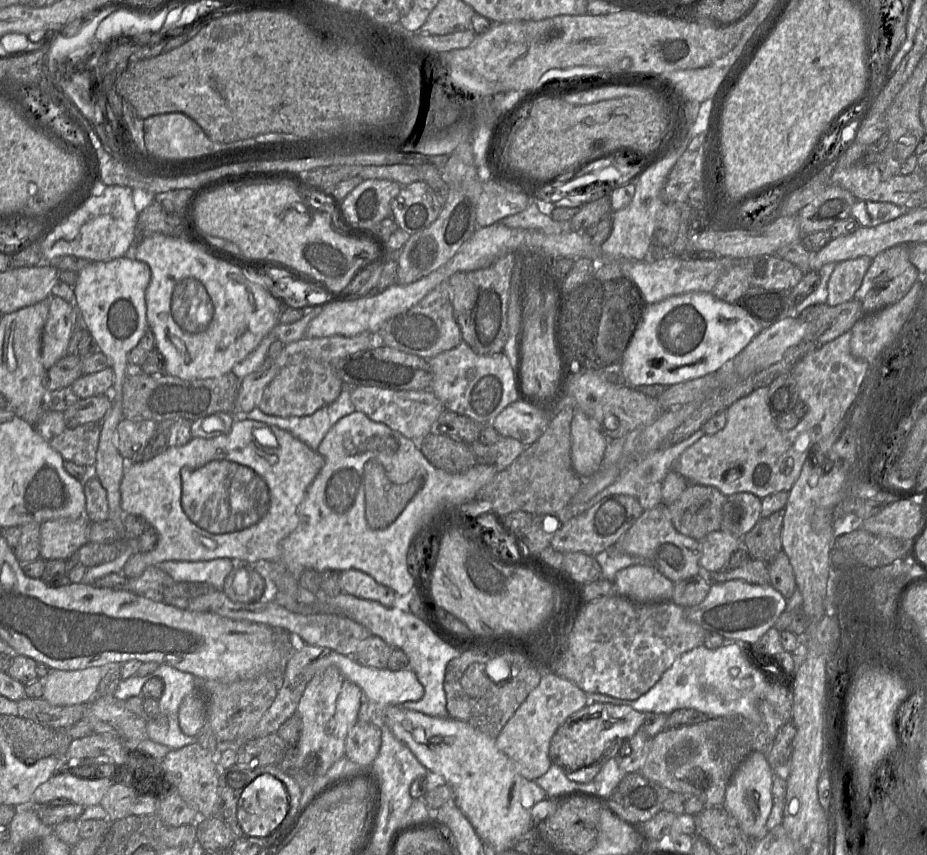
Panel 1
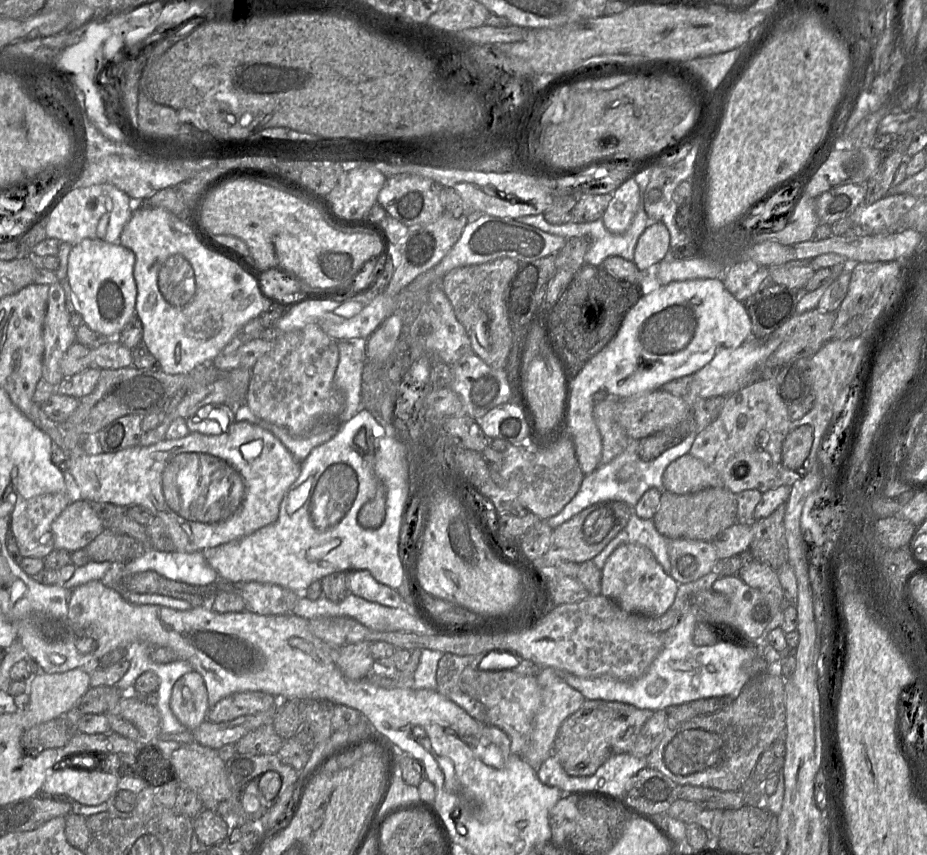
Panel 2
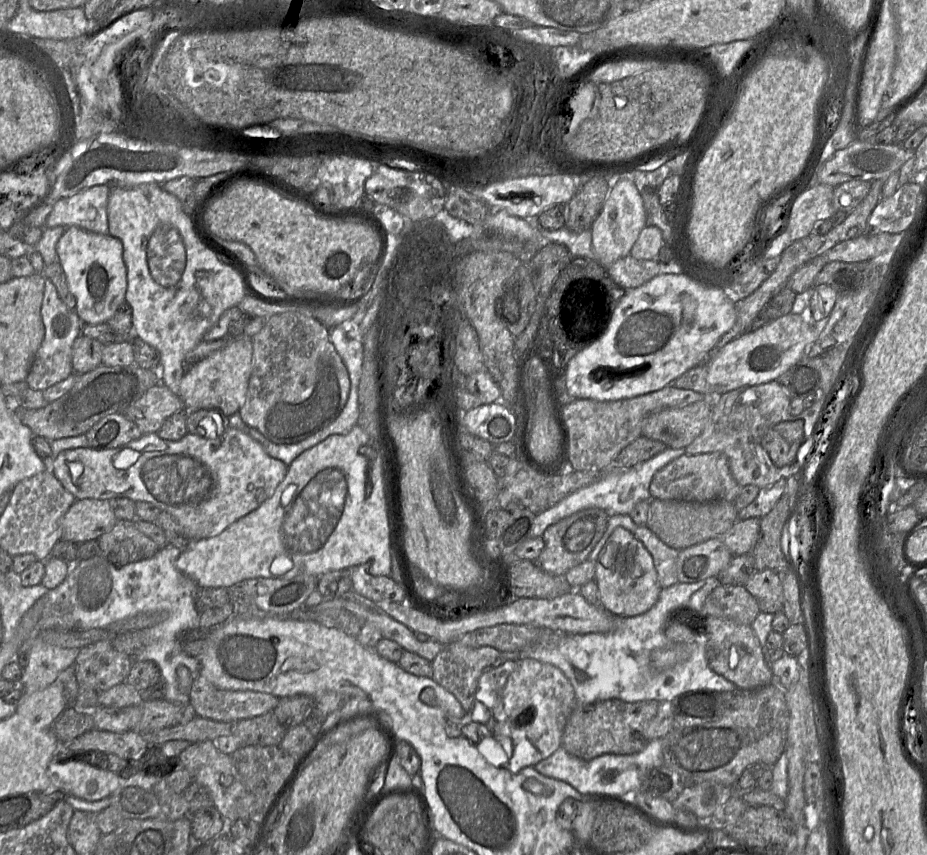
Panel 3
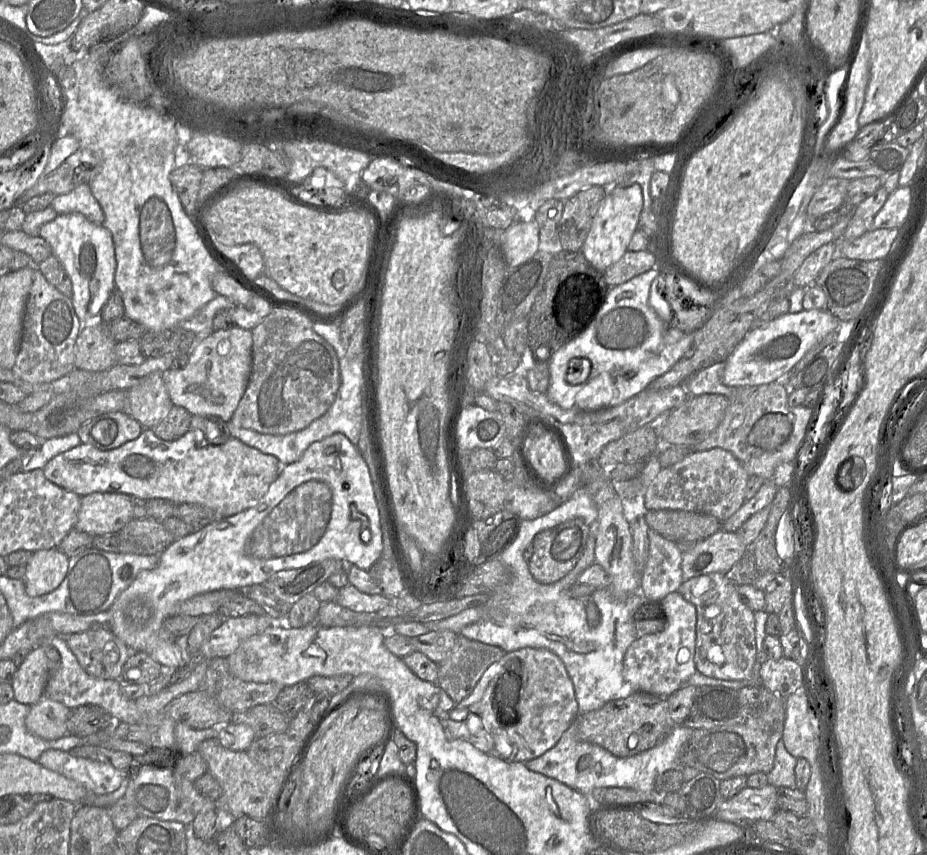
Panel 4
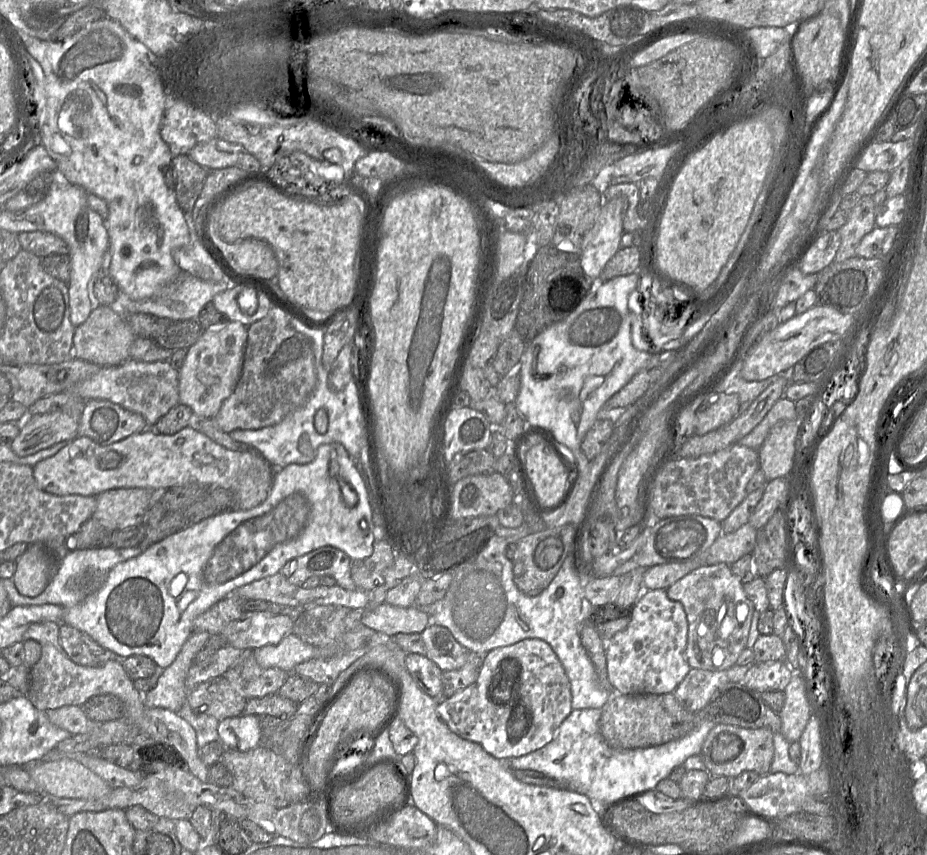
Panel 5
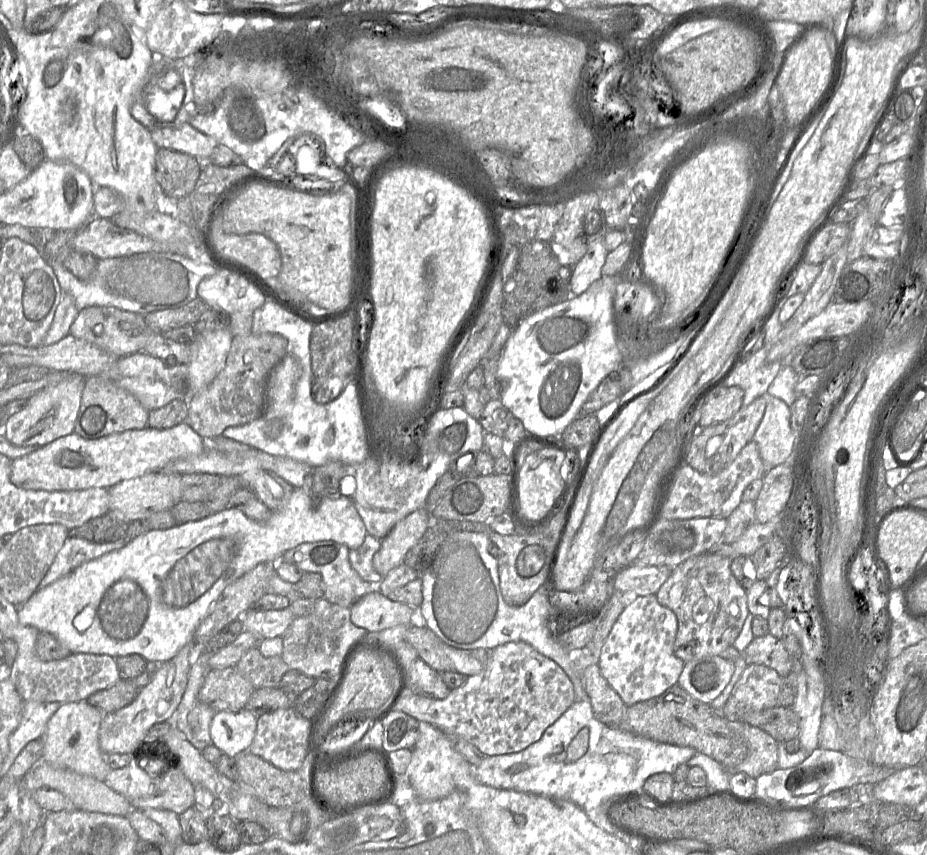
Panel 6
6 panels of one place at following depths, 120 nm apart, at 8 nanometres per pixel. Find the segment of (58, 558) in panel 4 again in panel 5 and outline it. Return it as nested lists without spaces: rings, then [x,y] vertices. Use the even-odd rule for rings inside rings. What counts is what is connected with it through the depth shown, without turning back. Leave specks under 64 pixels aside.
[[[43,543],[28,546],[16,564],[17,569],[12,580],[17,591],[27,597],[40,595],[56,572],[56,562]]]

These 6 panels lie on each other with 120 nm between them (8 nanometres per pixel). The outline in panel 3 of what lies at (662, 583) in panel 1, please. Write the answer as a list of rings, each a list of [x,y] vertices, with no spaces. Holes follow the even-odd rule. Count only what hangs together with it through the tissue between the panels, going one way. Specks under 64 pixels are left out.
[[[617,527],[595,562],[599,604],[616,617],[632,617],[647,612],[662,590],[653,558],[645,546],[627,529]]]

